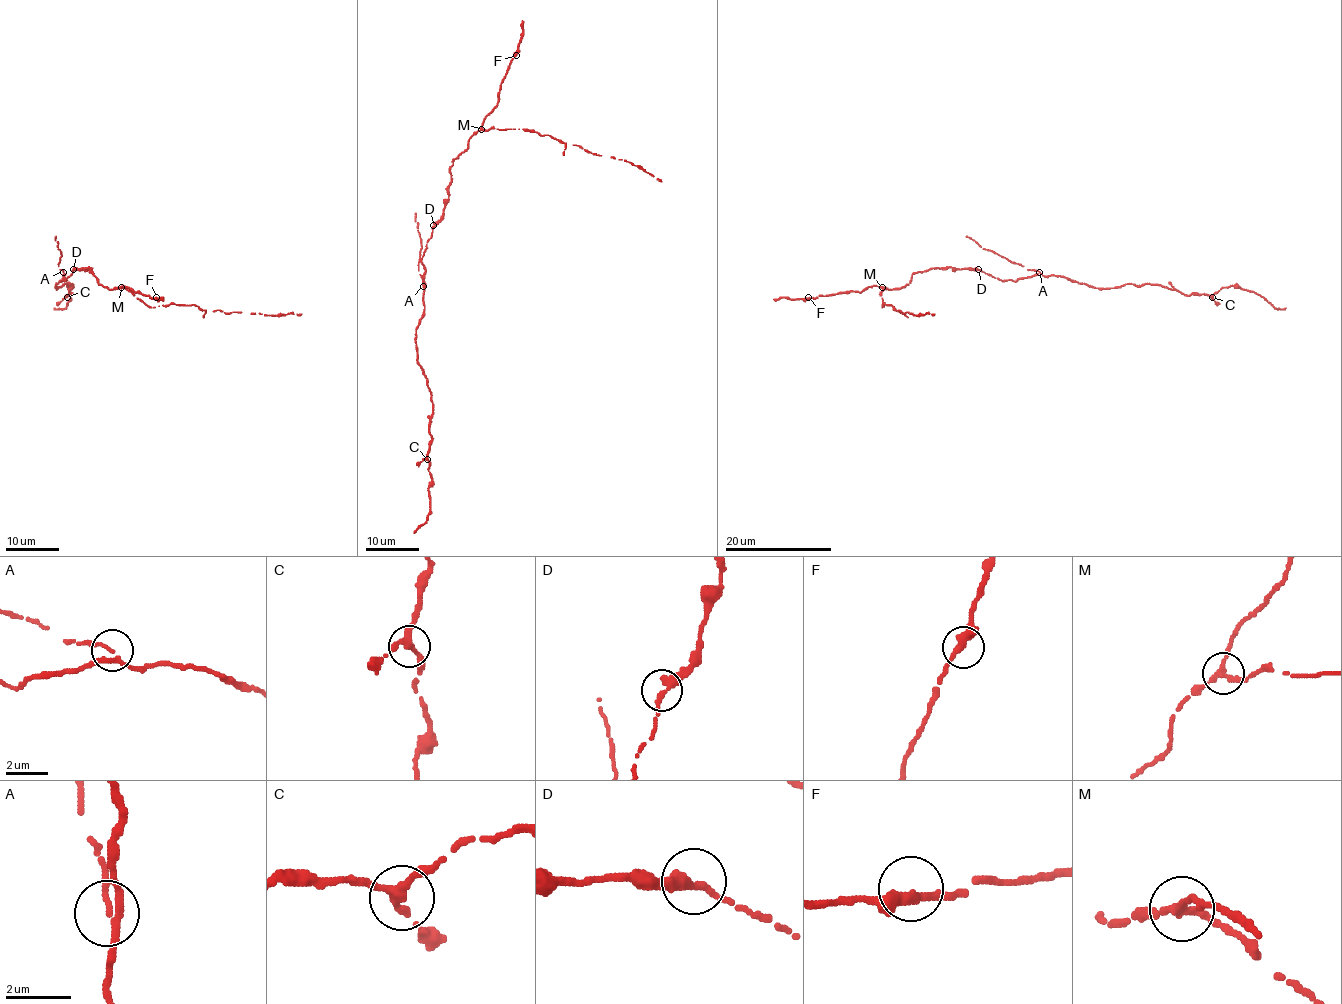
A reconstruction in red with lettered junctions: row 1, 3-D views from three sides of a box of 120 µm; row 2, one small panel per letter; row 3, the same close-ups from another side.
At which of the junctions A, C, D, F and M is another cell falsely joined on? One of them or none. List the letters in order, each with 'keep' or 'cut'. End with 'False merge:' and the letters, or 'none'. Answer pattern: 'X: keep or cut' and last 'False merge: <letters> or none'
A: keep
C: keep
D: keep
F: keep
M: cut
False merge: M

